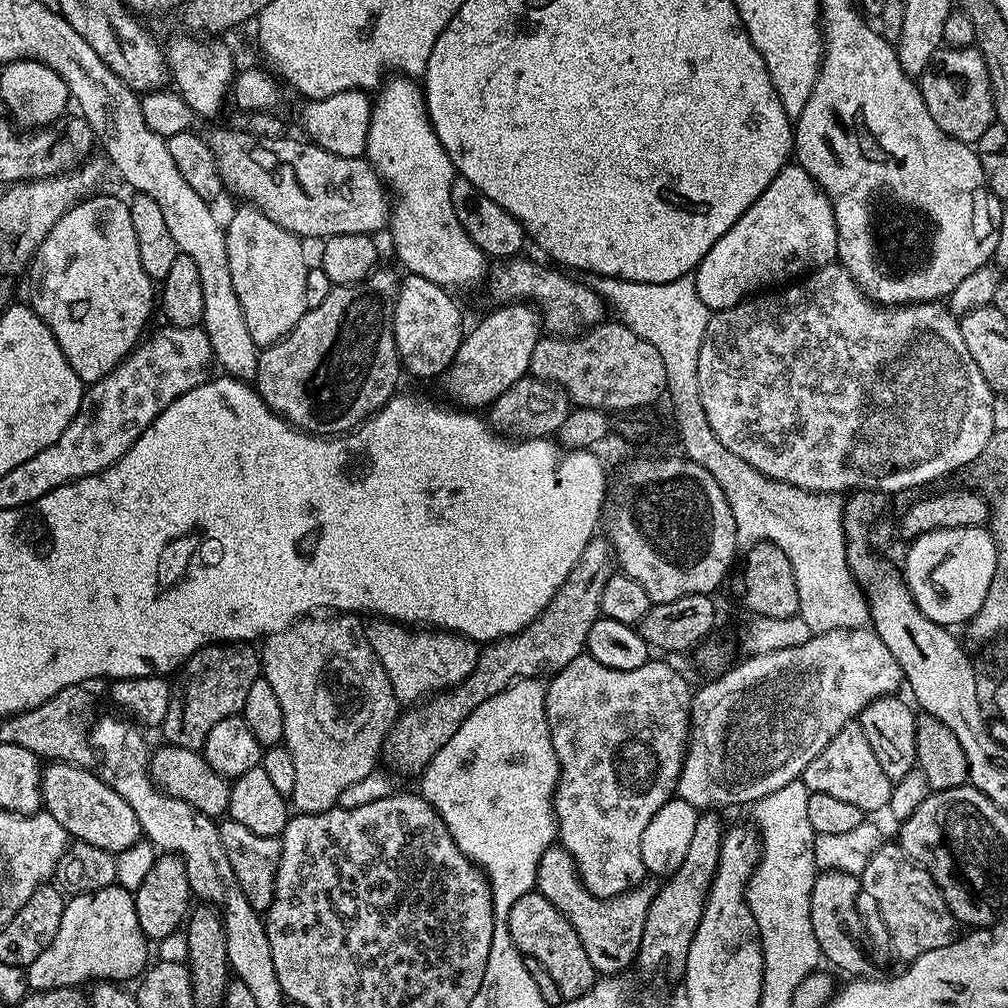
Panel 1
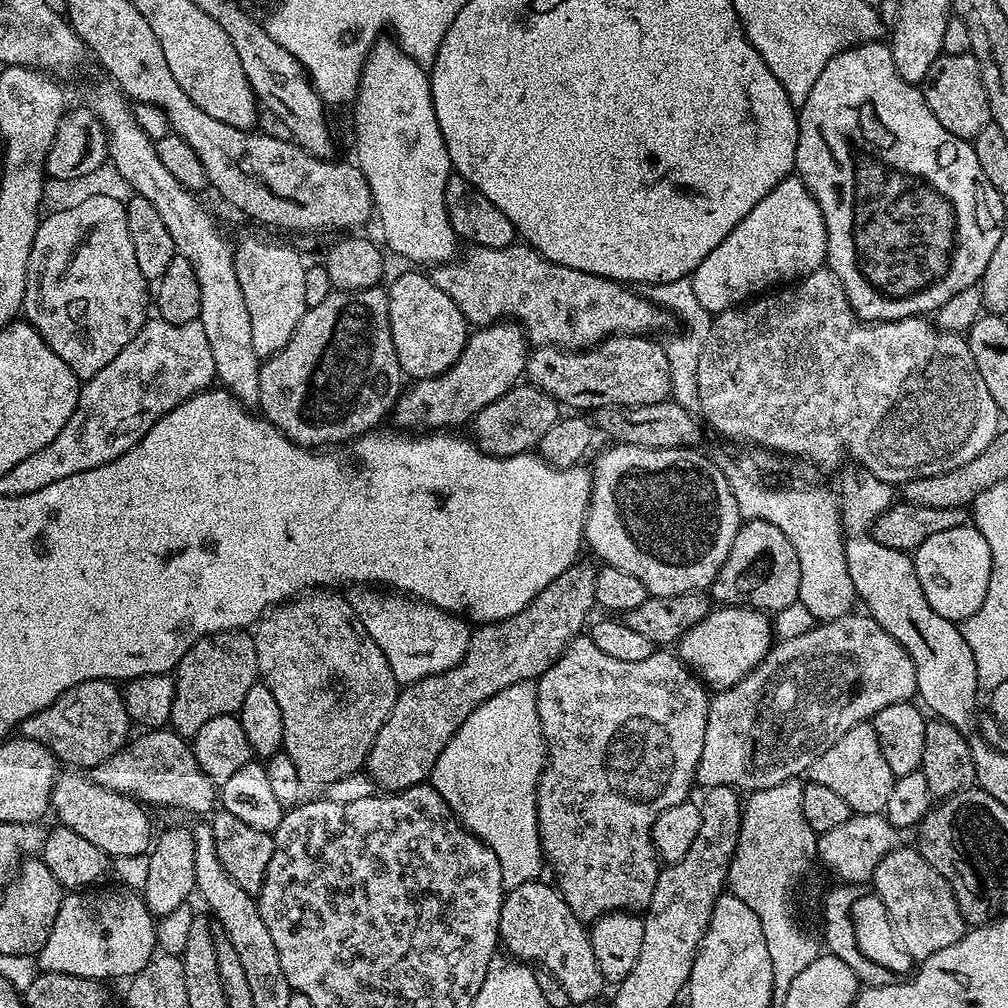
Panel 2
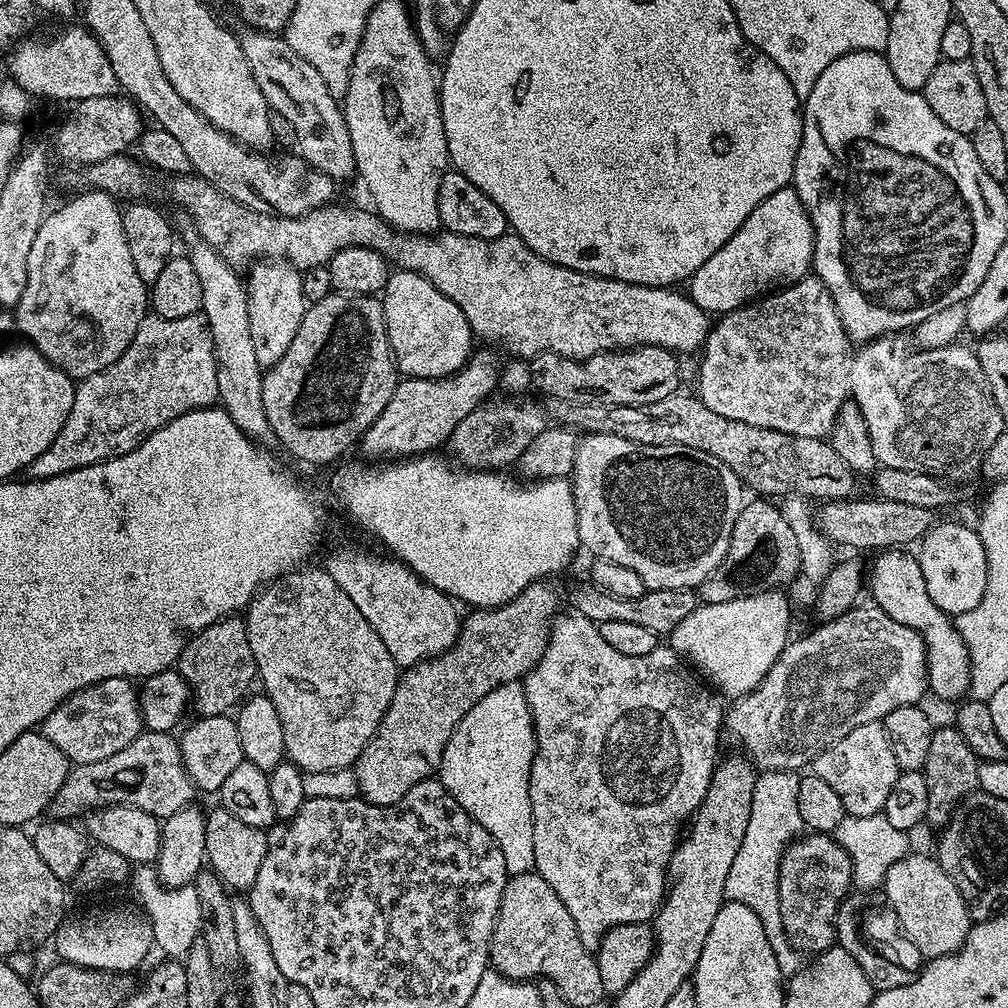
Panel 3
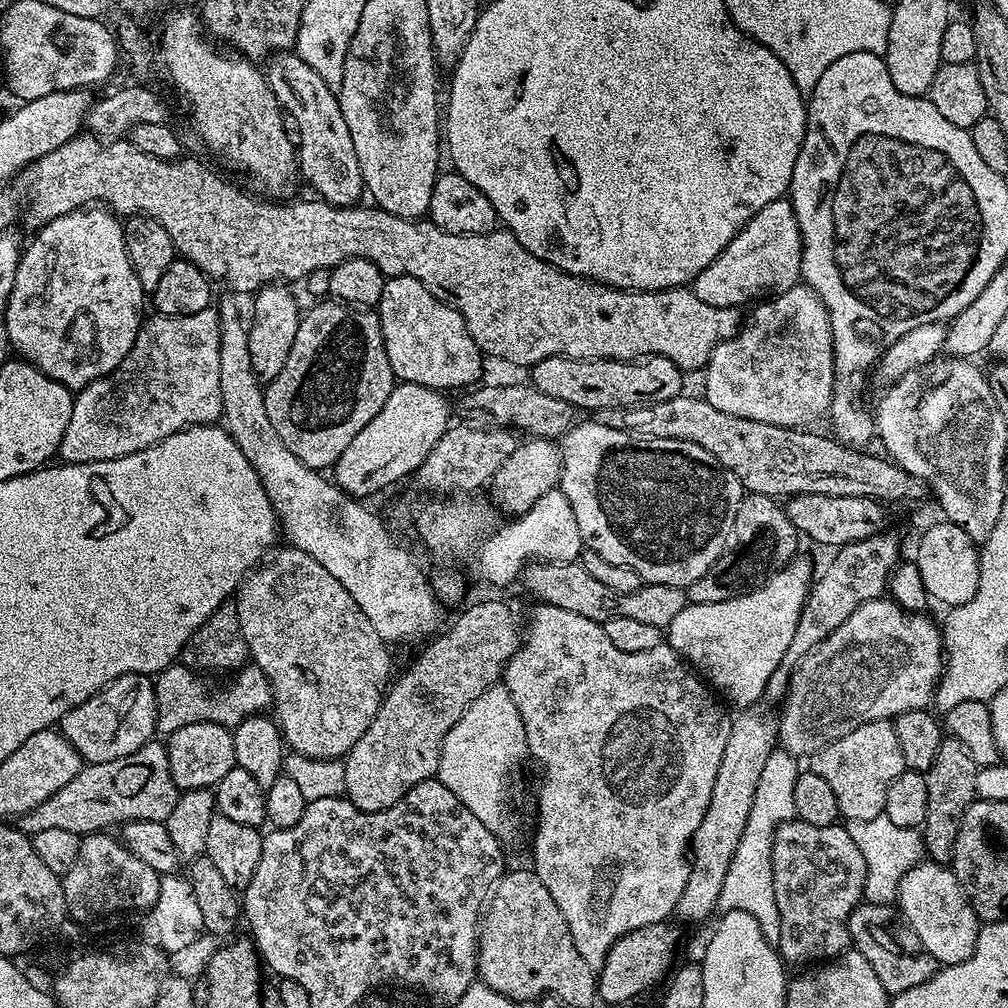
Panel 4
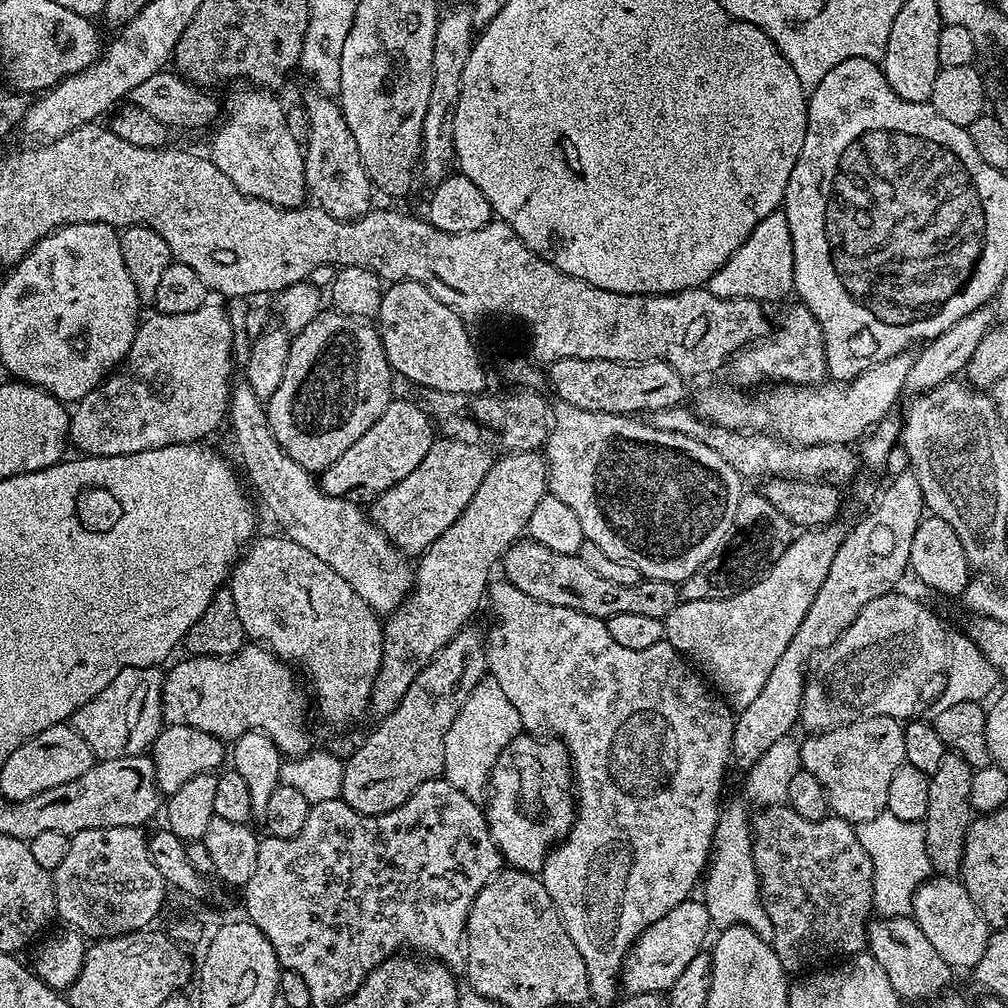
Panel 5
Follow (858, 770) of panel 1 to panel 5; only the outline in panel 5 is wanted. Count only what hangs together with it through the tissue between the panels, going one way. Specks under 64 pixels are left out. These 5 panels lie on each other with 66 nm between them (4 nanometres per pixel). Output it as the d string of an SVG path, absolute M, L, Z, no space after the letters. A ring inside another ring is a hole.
M889 716L855 720L843 728L812 734L800 746L803 771L814 774L828 795L828 807L835 815L855 826L887 809L890 778L906 763L901 721Z

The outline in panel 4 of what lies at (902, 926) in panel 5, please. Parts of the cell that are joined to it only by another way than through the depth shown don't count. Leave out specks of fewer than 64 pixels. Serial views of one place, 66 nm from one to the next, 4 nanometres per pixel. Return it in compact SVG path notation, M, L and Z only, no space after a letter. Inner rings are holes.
M860 903L848 919L848 935L851 947L859 951L867 962L870 962L871 969L878 974L878 979L885 990L889 994L895 994L925 984L938 971L938 965L932 956L927 954L907 956L902 949L896 948L891 934L884 929L884 919L887 918L888 911L890 908L887 904Z

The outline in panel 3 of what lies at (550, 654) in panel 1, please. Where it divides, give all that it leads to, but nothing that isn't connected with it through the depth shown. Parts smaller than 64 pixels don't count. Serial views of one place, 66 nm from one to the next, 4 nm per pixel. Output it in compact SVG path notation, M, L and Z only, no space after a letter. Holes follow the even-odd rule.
M551 583L528 584L522 594L518 594L509 604L500 608L481 608L472 610L463 617L460 636L449 652L444 652L432 660L423 660L412 668L399 673L394 698L370 742L354 765L358 778L360 796L367 804L390 806L397 804L418 782L437 775L446 742L454 734L458 722L475 704L482 702L490 690L503 684L515 684L528 675L530 669L542 658L548 649L548 636L552 632L560 608L560 596L551 588Z

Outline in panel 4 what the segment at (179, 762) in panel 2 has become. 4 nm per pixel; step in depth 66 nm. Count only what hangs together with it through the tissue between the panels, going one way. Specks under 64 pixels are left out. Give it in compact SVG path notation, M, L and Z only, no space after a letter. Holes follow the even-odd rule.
M149 742L126 758L114 758L114 762L85 763L62 790L50 794L34 810L19 817L20 831L30 838L41 830L70 830L77 834L91 834L115 829L131 820L167 821L174 810L178 789L170 778L168 749L163 743Z

